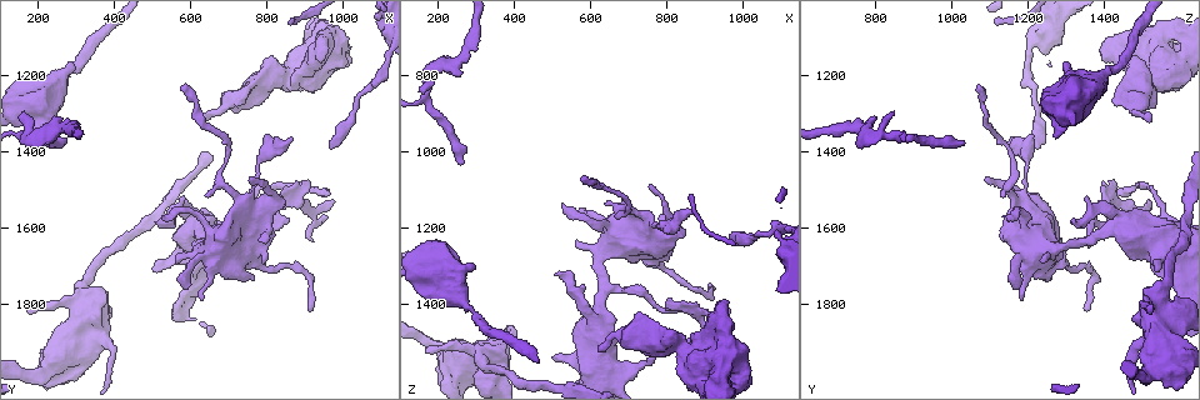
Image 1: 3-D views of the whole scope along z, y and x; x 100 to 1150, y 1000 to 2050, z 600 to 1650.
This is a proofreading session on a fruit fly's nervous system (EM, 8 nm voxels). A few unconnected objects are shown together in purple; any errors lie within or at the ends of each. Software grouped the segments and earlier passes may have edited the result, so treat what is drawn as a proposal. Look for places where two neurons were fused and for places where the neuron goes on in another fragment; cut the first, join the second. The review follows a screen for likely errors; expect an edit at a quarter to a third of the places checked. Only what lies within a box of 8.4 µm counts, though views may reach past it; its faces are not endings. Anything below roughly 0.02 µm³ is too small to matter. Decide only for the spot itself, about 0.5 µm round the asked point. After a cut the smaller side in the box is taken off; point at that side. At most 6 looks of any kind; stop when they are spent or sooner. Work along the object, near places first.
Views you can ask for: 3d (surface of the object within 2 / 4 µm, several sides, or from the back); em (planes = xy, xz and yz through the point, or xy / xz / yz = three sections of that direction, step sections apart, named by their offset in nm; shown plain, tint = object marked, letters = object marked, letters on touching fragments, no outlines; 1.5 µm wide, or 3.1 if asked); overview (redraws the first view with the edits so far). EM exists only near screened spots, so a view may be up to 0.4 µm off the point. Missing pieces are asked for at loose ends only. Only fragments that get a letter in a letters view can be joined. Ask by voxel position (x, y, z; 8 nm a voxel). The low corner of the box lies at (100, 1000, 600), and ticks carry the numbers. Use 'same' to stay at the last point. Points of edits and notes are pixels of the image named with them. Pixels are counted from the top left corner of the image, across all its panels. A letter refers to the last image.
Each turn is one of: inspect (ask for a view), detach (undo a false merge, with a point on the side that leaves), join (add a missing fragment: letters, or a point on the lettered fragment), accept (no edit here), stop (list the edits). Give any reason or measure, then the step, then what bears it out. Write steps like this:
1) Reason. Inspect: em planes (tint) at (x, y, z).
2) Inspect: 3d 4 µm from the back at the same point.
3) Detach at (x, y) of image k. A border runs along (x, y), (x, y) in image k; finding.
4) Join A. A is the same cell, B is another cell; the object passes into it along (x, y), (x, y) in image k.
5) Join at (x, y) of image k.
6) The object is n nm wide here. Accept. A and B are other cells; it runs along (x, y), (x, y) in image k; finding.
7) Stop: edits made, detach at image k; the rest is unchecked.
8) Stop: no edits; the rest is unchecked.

Inspect: 3d 4 µm at (775, 1690, 1285).

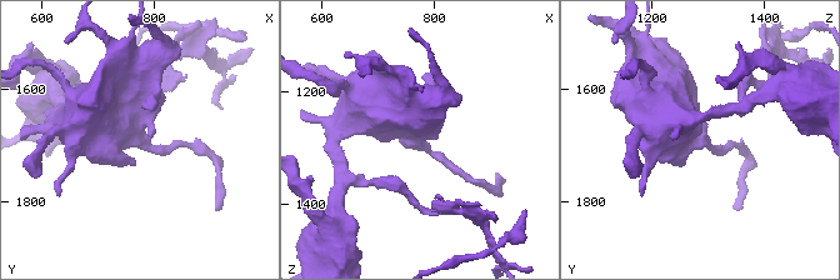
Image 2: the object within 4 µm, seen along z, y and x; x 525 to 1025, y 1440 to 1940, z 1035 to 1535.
Inspect: em planes (plain) at (775, 1695, 1295).

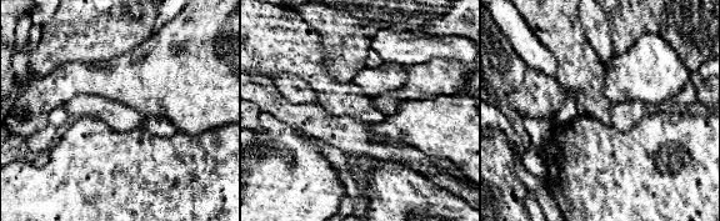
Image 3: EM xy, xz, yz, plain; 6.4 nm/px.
Inspect: em planes (letters) at the same point.

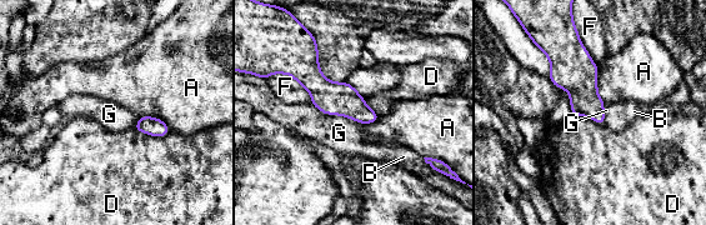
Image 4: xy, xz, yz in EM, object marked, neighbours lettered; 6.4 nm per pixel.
The object is 190 nm wide here. Accept. A, B, D, F and G are other cells; it runs along (290, 71), (375, 116) in image 4; one neuron here.

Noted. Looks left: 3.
End of a long branch. Inspect: 3d 2 µm from the back at (960, 1510, 1410).

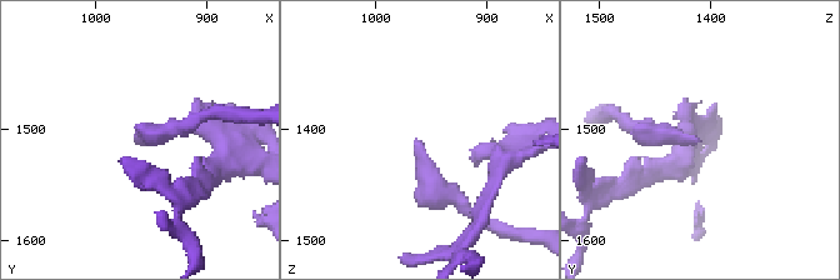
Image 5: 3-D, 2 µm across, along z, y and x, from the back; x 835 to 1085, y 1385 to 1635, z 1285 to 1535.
Shape alone is not enough. Inspect: em xy step 8 (tint) at (960, 1514, 1414).

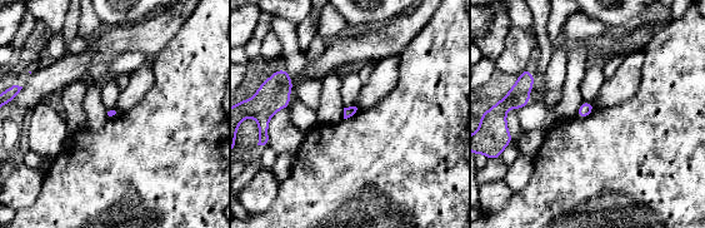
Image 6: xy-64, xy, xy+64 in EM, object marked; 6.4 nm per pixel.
Inspect: em planes (letters) at the same point.

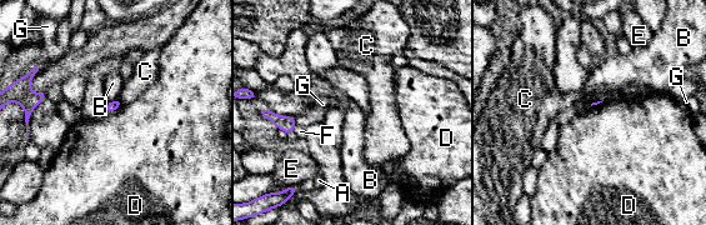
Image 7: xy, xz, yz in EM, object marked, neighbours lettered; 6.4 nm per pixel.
Accept. A, B, C, D, E, F and G are other cells; a border runs along (120, 104), (109, 113) in image 7; no lettered fragment goes on from it.

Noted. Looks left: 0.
Stop: no edits; the rest is unchecked.

